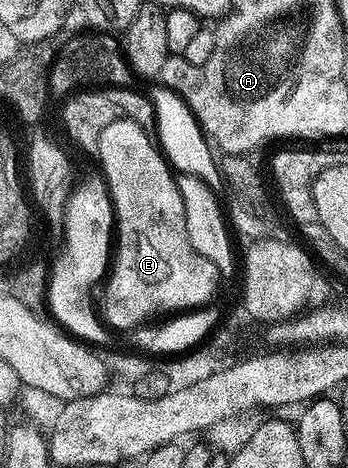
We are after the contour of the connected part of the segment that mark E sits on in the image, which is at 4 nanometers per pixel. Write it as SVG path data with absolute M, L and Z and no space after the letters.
M118 120L117 122L109 122L109 126L105 126L105 130L101 130L101 138L97 149L97 157L99 156L99 164L103 167L101 176L107 183L107 189L110 192L111 202L115 210L114 235L117 237L117 243L113 248L113 263L109 268L109 275L106 277L105 283L102 285L103 290L103 308L101 306L101 319L103 324L112 330L119 328L138 329L140 326L146 325L150 316L159 316L162 312L166 314L179 314L184 310L194 310L210 305L211 300L215 296L215 291L219 288L219 268L220 265L209 258L203 257L193 248L189 242L189 236L186 234L186 216L185 206L182 205L181 191L178 190L178 182L176 173L173 171L171 164L167 162L164 154L157 147L156 141L147 137L148 129L144 125L138 124L135 120Z

